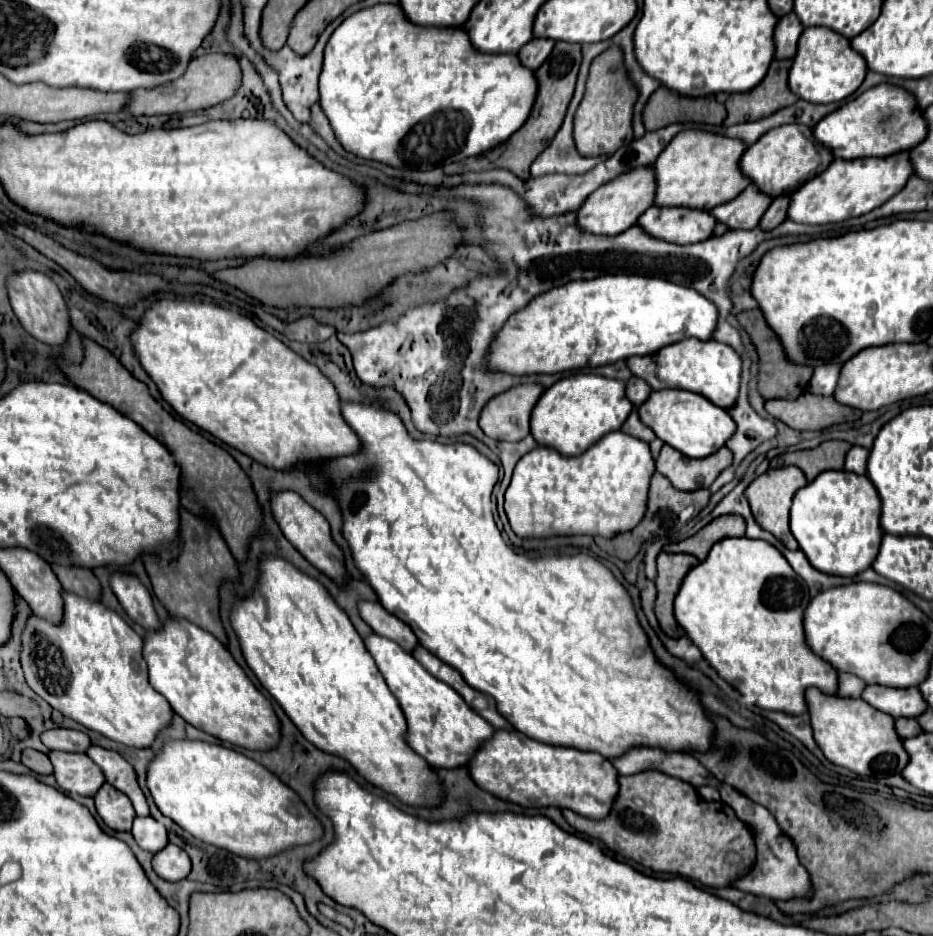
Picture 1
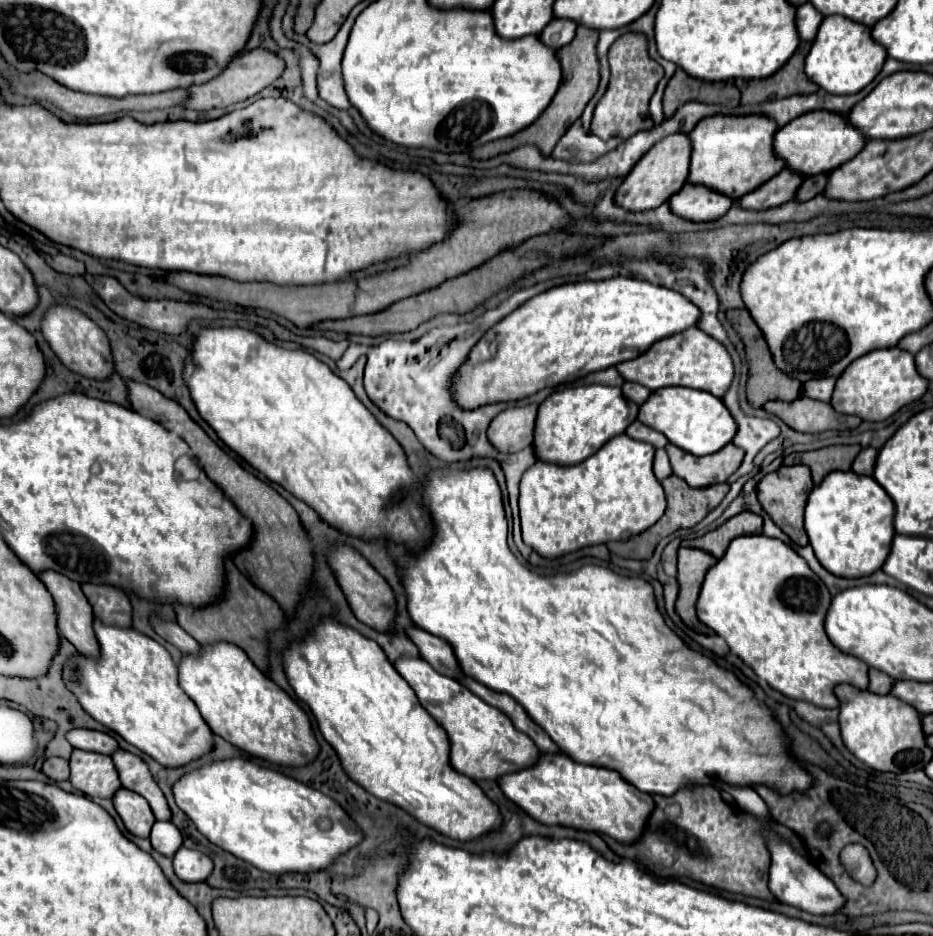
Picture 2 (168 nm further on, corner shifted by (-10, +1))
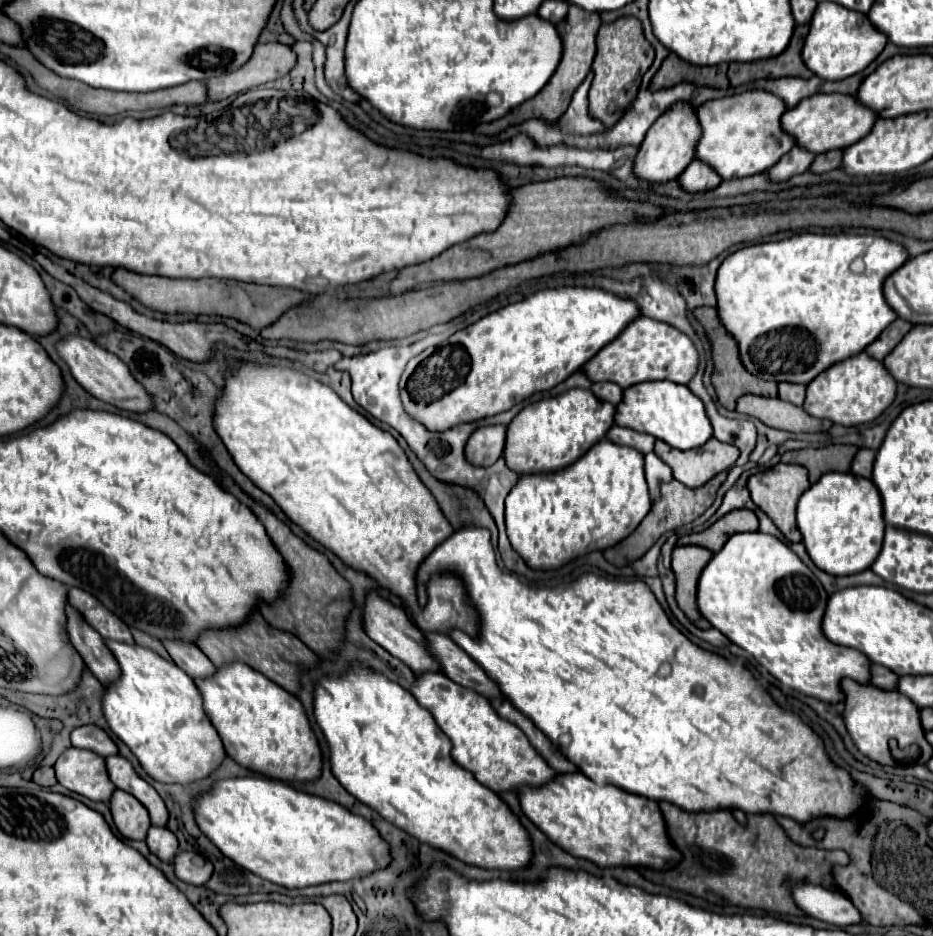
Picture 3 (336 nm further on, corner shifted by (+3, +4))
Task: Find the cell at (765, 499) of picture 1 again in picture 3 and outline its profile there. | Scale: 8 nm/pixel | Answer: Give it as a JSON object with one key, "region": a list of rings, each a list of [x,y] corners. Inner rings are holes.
{"region":[[[778,463],[766,471],[754,473],[748,479],[748,491],[752,495],[752,501],[774,521],[774,525],[782,531],[782,535],[792,541],[798,543],[802,541],[802,535],[796,527],[796,503],[800,499],[800,495],[810,487],[808,483],[808,471],[802,465],[786,465],[786,463]]]}

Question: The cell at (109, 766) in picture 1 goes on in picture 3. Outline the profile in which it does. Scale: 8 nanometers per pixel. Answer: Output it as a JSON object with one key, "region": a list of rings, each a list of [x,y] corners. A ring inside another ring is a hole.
{"region":[[[122,755],[106,757],[106,767],[108,767],[108,775],[112,783],[118,789],[134,795],[148,809],[152,825],[166,825],[168,811],[166,811],[164,801],[160,799],[160,795],[154,791],[152,785],[148,785],[142,777],[138,777],[138,773],[134,771],[134,767],[130,765],[126,757]]]}

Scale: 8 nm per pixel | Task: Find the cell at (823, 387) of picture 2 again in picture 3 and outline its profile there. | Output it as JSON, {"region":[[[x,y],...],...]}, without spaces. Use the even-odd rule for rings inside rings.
{"region":[[[780,383],[778,385],[778,397],[784,401],[790,401],[794,405],[802,405],[806,397],[806,385],[800,383]]]}

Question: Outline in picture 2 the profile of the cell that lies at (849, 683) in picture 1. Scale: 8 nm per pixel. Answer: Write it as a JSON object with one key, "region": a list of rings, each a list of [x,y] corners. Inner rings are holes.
{"region":[[[875,668],[869,670],[869,690],[875,692],[875,694],[889,694],[891,692],[891,686],[893,686],[893,680],[885,674],[885,672],[879,672]]]}

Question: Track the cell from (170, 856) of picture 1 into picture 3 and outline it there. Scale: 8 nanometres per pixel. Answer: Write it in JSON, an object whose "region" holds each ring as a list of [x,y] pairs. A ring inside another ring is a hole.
{"region":[[[178,851],[172,859],[174,873],[180,881],[190,881],[190,885],[204,885],[212,873],[212,863],[200,853]]]}

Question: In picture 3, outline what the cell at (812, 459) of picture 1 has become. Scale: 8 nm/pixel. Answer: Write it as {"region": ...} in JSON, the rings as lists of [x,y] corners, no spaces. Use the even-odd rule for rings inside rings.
{"region":[[[828,445],[822,449],[788,451],[782,455],[784,463],[800,463],[808,469],[810,483],[816,483],[826,471],[848,471],[852,455],[858,451],[854,445]]]}

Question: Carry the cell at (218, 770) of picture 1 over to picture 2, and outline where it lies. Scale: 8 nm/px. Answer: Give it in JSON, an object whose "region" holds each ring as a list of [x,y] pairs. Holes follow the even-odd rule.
{"region":[[[243,758],[213,762],[183,776],[175,782],[173,794],[203,836],[269,874],[307,874],[329,868],[365,838],[333,798]],[[321,818],[331,820],[329,830],[319,828]]]}

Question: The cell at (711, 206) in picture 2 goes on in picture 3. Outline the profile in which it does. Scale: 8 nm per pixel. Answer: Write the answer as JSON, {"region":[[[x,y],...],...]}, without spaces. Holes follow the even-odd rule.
{"region":[[[692,161],[678,177],[678,181],[686,193],[702,193],[716,189],[722,179],[712,169],[706,169],[706,165],[702,165],[700,161]]]}

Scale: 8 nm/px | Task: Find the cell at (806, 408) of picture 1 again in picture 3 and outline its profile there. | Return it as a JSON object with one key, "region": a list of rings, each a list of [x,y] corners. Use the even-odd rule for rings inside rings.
{"region":[[[744,395],[738,399],[736,411],[756,417],[768,427],[784,429],[790,433],[818,433],[818,431],[828,431],[832,427],[832,421],[816,419],[808,415],[802,407],[786,403],[778,397],[766,399],[760,395]]]}

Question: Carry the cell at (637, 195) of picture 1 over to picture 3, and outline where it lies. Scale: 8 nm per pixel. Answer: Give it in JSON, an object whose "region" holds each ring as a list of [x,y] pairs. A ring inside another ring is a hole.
{"region":[[[674,105],[674,109],[668,109],[662,117],[658,117],[658,121],[654,121],[652,129],[646,133],[634,159],[632,173],[646,183],[666,183],[680,177],[686,165],[690,165],[694,159],[694,141],[698,141],[698,133],[698,121],[690,105]]]}

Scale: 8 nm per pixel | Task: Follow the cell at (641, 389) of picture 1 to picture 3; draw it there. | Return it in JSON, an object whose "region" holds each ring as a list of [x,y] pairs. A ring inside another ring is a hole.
{"region":[[[594,383],[592,391],[602,397],[602,401],[610,401],[612,405],[618,405],[624,399],[624,389],[616,383]]]}

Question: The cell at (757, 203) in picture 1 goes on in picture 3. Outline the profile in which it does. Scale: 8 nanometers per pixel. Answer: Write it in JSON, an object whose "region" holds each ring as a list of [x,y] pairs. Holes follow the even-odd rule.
{"region":[[[792,147],[790,149],[790,153],[786,153],[776,165],[772,165],[766,173],[768,173],[768,179],[770,181],[788,181],[790,177],[794,177],[794,175],[800,175],[800,173],[804,173],[808,167],[810,167],[810,163],[814,161],[814,155],[812,153],[808,153],[808,151],[804,151],[804,149],[800,149],[800,147]]]}

